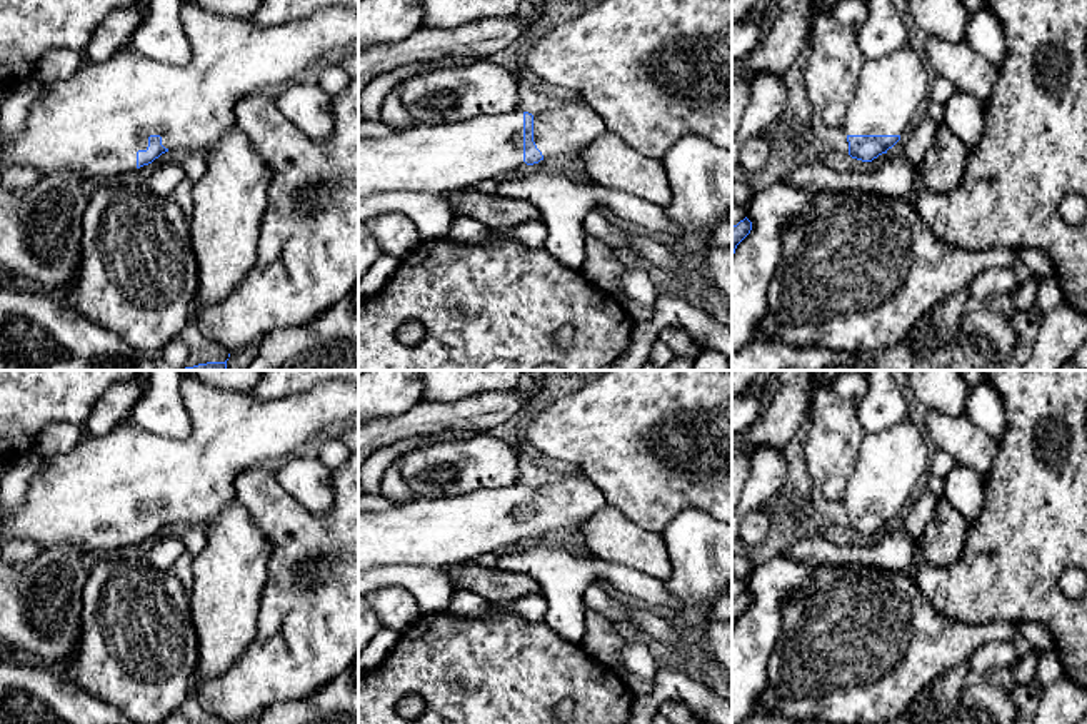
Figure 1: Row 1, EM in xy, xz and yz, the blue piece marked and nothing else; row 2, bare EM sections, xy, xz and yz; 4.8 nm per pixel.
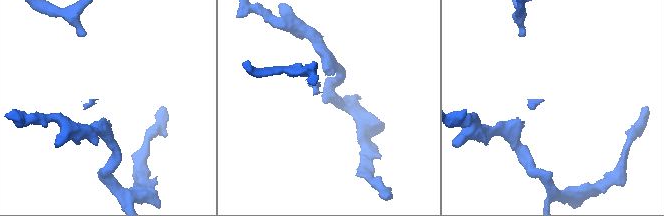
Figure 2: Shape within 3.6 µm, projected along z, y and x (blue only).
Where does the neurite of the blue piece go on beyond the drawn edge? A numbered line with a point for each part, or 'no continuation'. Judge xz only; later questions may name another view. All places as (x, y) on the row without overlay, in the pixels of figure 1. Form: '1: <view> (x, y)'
1: xz (449, 531)

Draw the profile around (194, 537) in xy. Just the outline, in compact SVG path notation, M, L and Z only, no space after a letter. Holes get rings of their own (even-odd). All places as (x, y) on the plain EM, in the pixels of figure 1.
M185 525L180 539L185 546L185 552L188 552L192 557L198 556L208 540L205 529L197 525Z

